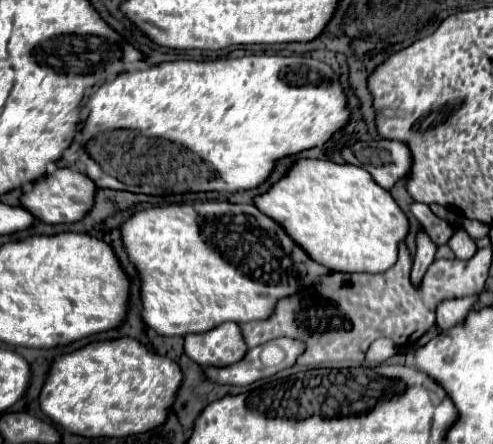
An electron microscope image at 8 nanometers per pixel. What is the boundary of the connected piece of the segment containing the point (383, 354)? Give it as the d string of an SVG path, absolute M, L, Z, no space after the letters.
M378 339L376 343L372 343L372 347L368 349L368 355L366 355L366 363L370 365L380 365L384 363L388 357L396 355L398 349L396 345L390 341L390 339Z

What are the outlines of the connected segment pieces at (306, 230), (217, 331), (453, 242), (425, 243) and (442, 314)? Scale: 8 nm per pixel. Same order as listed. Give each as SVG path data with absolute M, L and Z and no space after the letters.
M298 159L266 193L254 197L260 213L274 219L306 255L344 273L380 273L398 259L398 241L408 233L408 217L390 191L372 181L368 171L348 163Z
M222 323L204 333L188 333L184 337L186 355L198 365L232 365L246 355L246 343L236 323Z
M460 223L454 225L454 235L448 239L448 247L454 251L458 259L468 259L476 253L476 243L470 239L470 235L464 231Z
M424 227L416 231L416 255L414 255L414 267L412 267L412 283L418 285L428 269L428 265L434 261L436 255L436 243L430 239Z
M464 297L464 299L454 299L454 301L442 301L436 307L436 323L440 323L440 329L452 329L454 325L462 323L466 313L472 309L472 303L476 297Z

